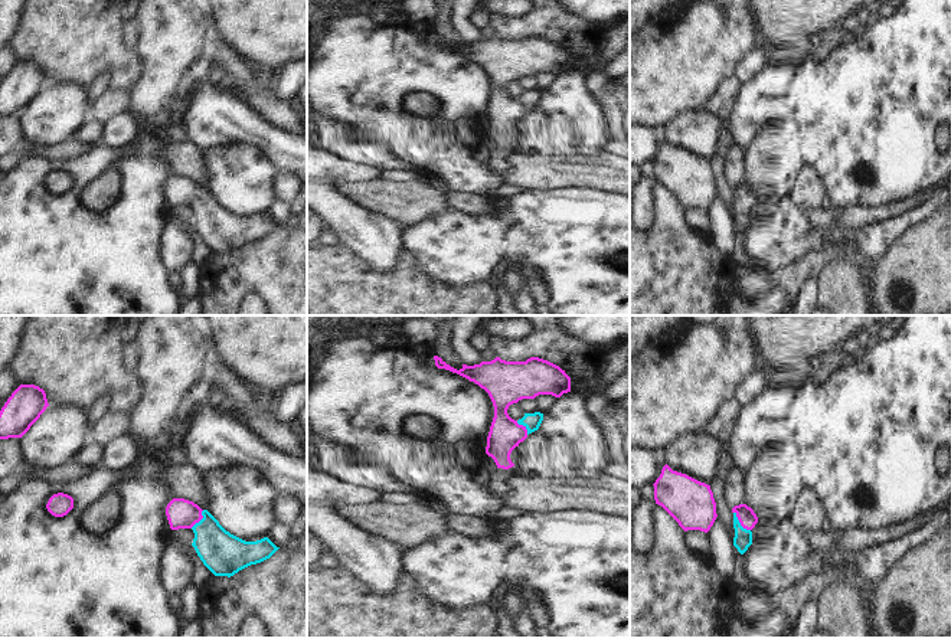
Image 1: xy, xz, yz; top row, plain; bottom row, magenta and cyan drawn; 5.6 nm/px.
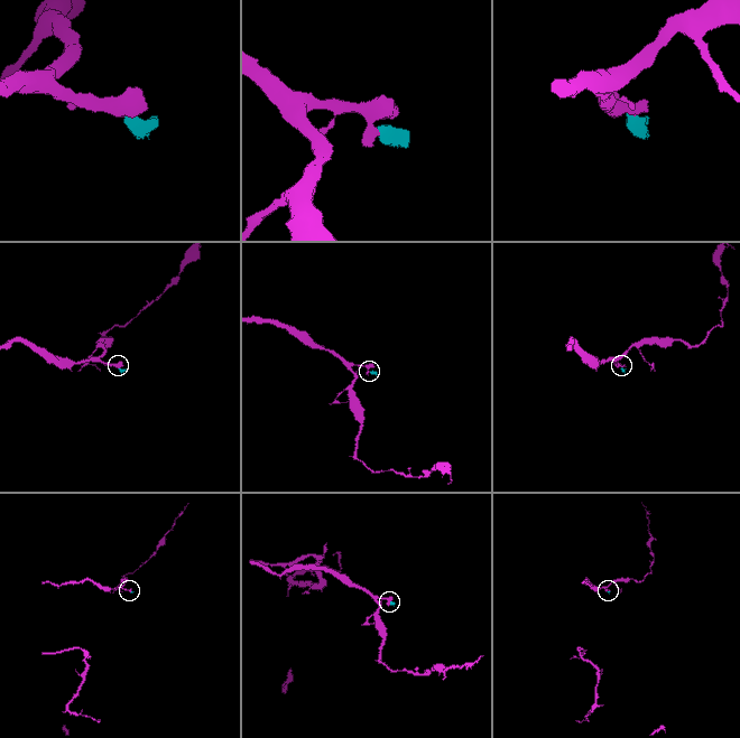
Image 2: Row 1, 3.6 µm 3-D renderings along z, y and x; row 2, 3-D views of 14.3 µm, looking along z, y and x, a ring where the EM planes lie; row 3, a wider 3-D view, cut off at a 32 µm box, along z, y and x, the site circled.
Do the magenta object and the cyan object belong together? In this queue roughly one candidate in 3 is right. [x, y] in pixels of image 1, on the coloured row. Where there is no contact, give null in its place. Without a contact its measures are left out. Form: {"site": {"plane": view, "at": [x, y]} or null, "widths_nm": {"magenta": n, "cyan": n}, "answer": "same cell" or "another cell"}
{"site": {"plane": "yz", "at": [739, 522]}, "widths_nm": {"magenta": 100, "cyan": 100}, "answer": "same cell"}

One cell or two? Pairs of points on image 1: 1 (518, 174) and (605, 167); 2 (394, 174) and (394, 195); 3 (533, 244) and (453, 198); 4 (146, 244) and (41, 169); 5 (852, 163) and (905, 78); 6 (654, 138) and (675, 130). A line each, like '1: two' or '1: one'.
1: one
2: two
3: two
4: one
5: one
6: two

